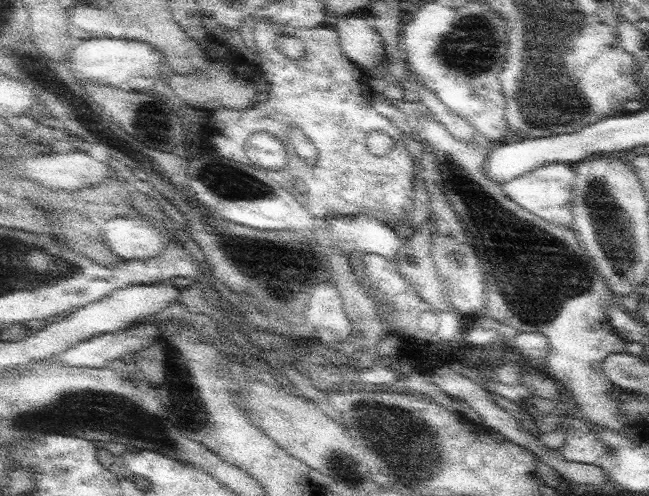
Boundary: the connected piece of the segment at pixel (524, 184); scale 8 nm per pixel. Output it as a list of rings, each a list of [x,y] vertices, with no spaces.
[[[552,163],[527,172],[503,184],[503,193],[518,206],[552,224],[573,228],[573,194],[575,166],[569,163]]]

